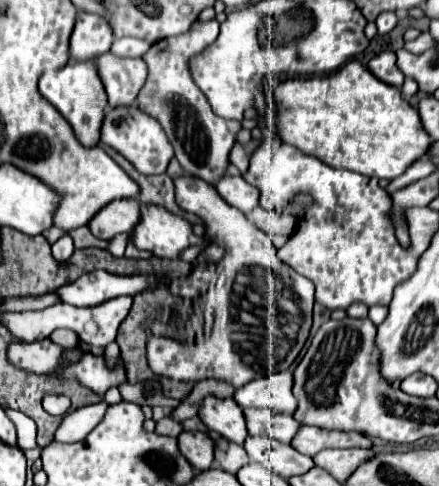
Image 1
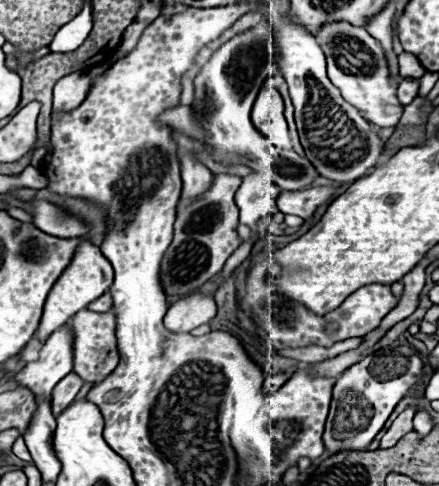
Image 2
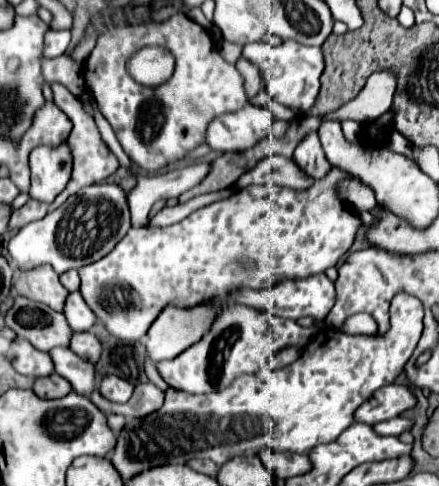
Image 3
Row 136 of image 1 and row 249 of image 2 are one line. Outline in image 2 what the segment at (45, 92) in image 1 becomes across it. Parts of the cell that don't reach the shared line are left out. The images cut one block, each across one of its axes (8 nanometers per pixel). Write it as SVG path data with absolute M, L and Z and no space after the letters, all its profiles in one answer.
M80 242L70 266L62 272L62 276L58 278L58 282L54 284L54 288L50 290L50 294L46 298L44 314L42 314L38 332L36 332L38 340L44 342L50 336L50 332L64 326L70 316L74 316L78 310L86 308L90 302L94 302L104 292L108 292L108 288L112 286L112 280L114 280L114 270L112 270L110 262L102 256L100 248L94 246L92 242Z

